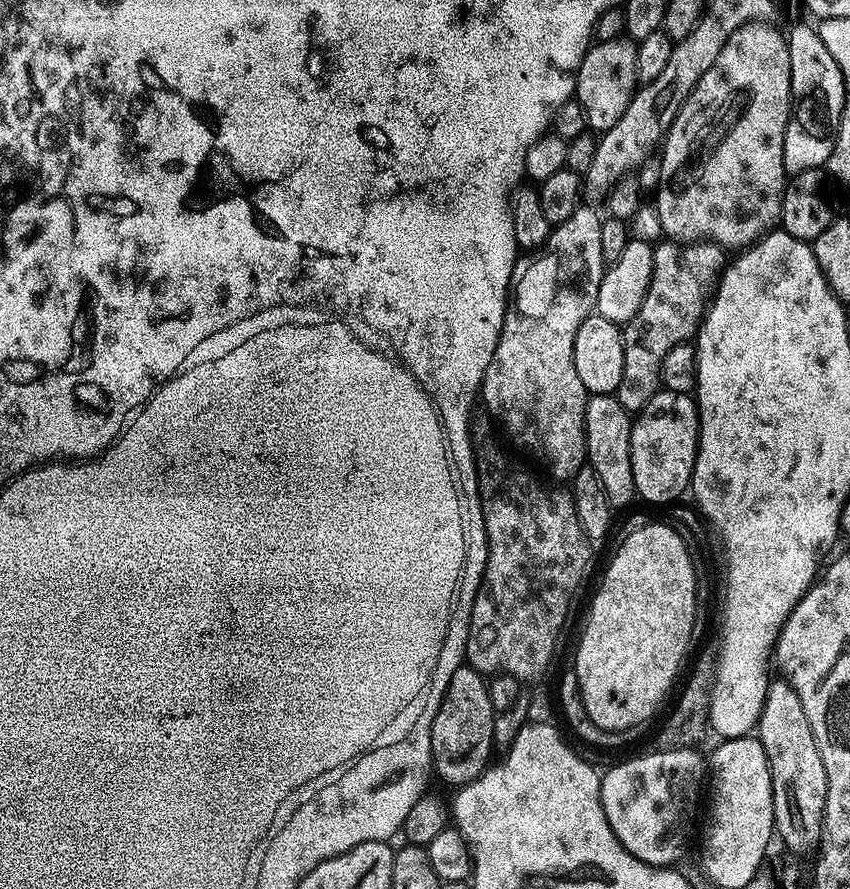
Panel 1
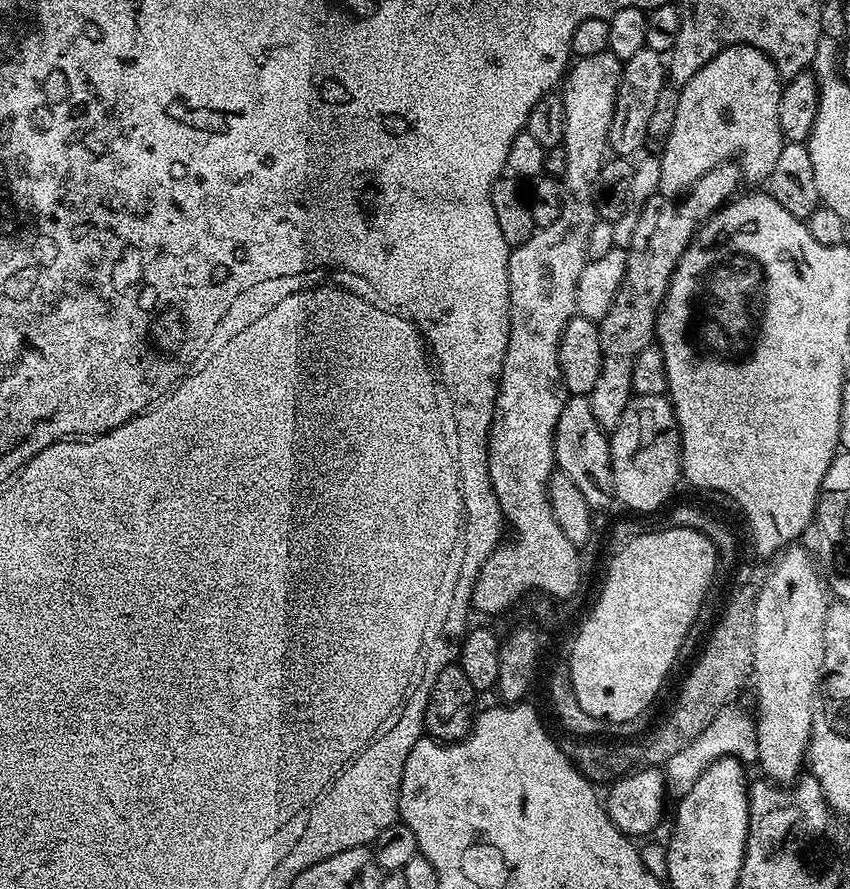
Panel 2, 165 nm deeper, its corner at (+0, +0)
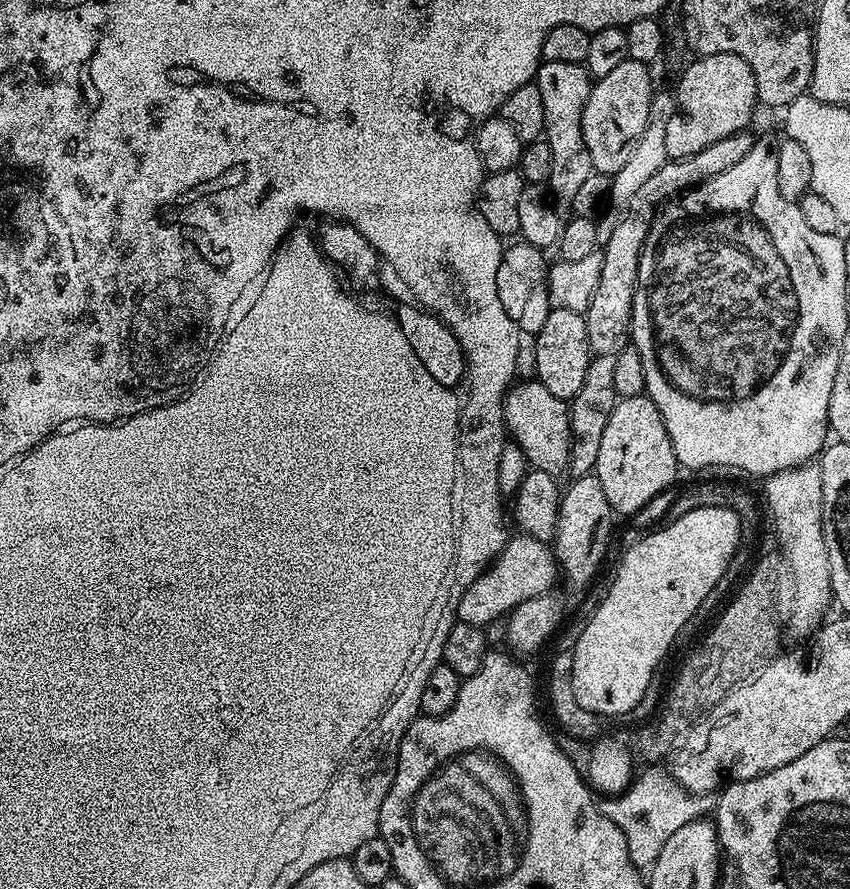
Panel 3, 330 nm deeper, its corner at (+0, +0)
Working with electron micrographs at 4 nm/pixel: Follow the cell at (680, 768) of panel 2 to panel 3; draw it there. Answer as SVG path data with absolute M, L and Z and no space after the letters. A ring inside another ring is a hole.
M652 766L647 770L641 771L633 779L625 792L619 793L615 798L604 798L599 801L598 811L626 838L626 846L630 862L641 870L651 869L658 854L662 854L662 846L666 846L666 841L670 839L670 834L674 830L697 819L704 808L703 799L697 798L693 793L686 791L684 787L677 784L667 771L659 767Z

